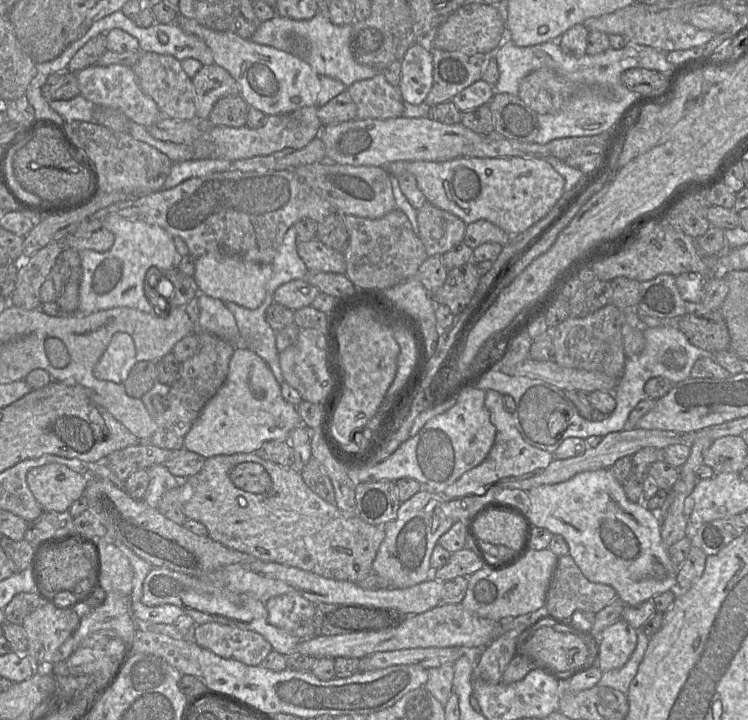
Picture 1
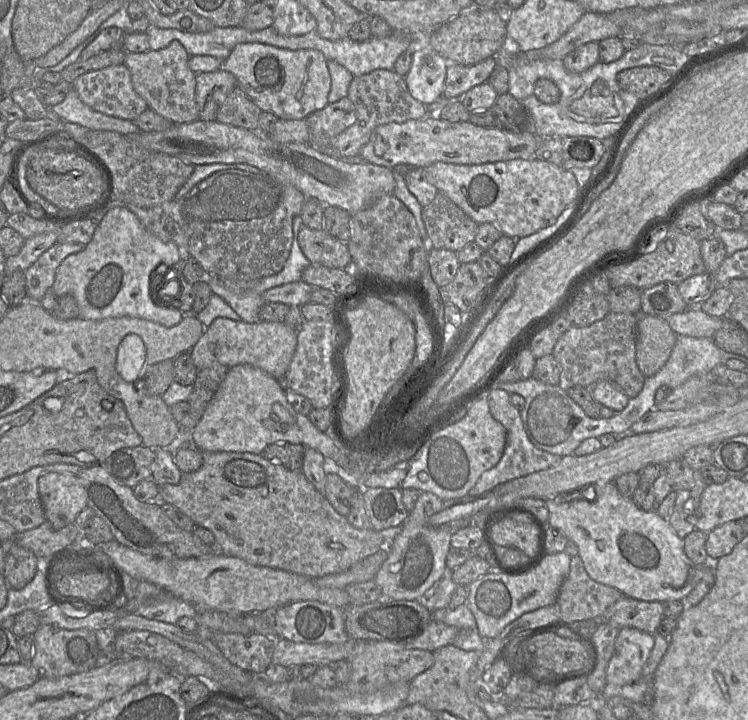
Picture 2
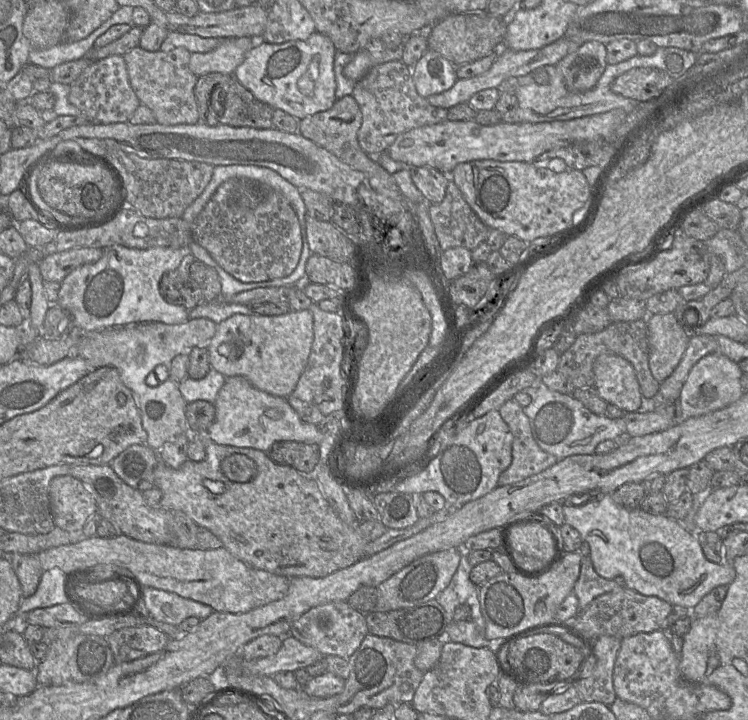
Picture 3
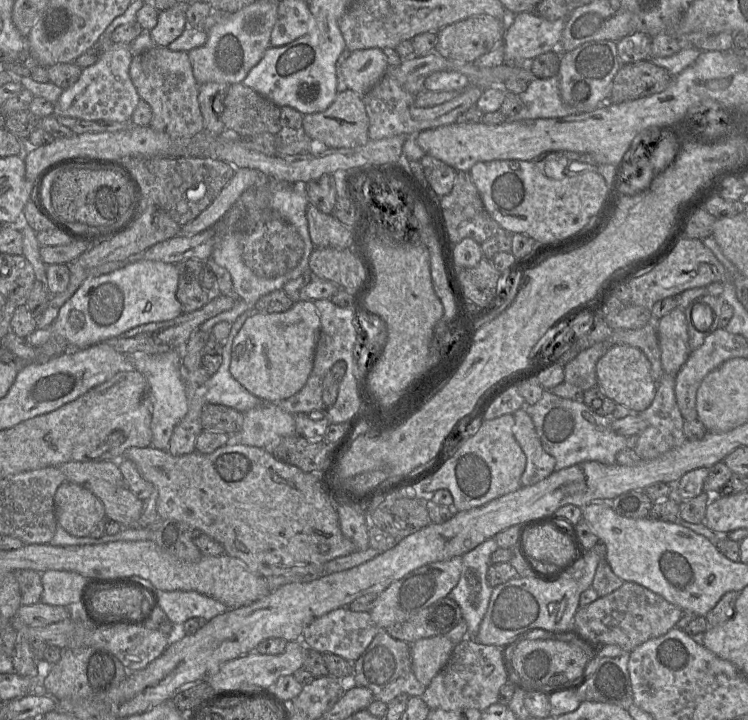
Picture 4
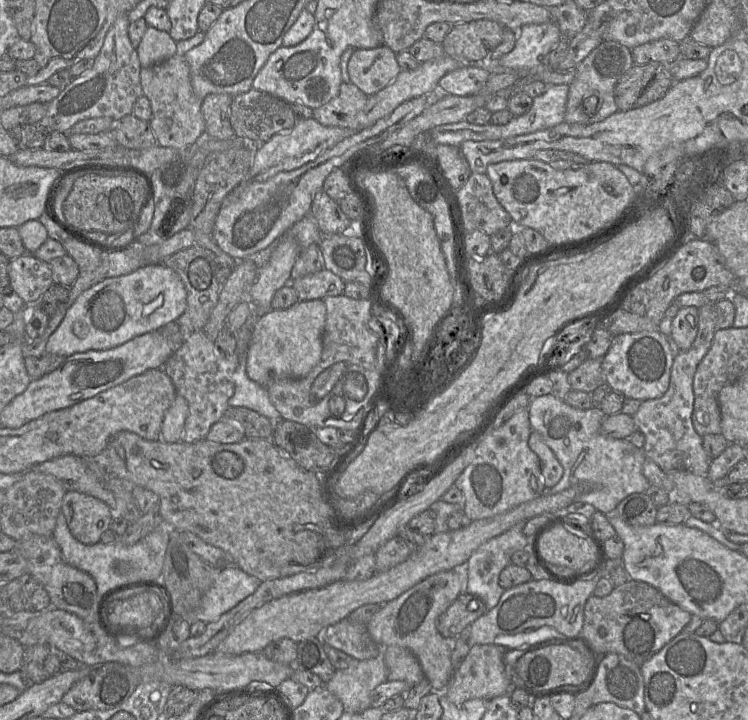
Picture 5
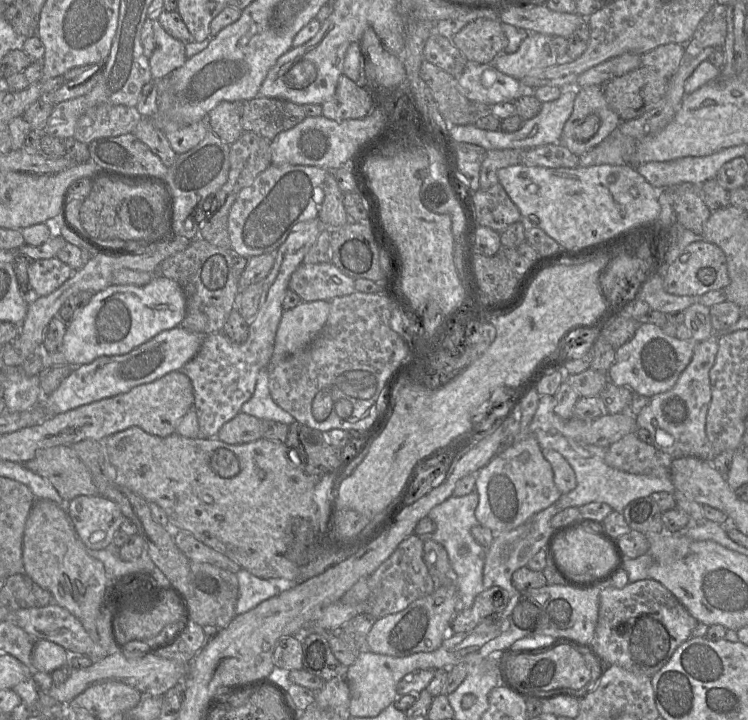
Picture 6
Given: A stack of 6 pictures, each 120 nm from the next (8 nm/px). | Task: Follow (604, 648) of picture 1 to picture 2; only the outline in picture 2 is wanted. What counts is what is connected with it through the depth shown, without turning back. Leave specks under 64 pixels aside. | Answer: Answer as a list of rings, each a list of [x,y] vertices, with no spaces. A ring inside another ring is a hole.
[[[621,628],[606,669],[607,683],[618,686],[640,679],[655,643],[654,635],[636,628]]]

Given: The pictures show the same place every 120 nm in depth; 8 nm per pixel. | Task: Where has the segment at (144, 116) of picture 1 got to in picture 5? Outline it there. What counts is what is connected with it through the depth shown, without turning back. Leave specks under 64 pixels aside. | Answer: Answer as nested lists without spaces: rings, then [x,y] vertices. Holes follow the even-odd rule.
[[[127,13],[120,14],[116,18],[105,36],[93,67],[73,78],[61,90],[59,95],[49,103],[47,113],[39,123],[51,131],[68,133],[81,120],[98,117],[118,120],[132,113],[134,103],[143,95],[143,91],[140,80],[142,65],[128,35],[129,24]]]

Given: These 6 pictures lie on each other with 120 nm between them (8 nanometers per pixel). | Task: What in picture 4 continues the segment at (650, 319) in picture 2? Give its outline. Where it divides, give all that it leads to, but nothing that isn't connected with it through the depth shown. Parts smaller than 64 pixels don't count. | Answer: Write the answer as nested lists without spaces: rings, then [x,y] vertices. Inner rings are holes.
[[[675,308],[655,322],[664,373],[676,375],[689,353],[689,336],[684,308]]]

